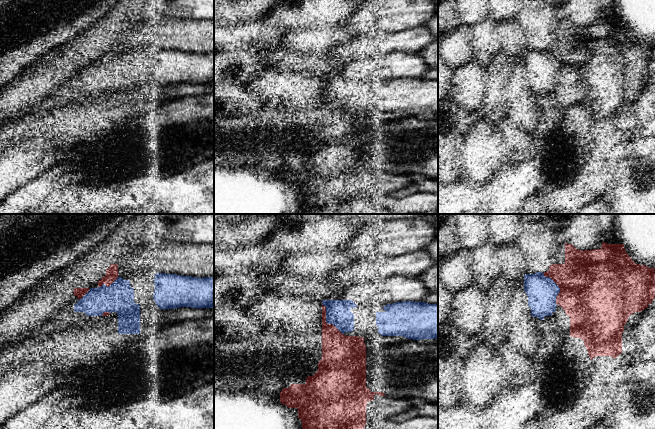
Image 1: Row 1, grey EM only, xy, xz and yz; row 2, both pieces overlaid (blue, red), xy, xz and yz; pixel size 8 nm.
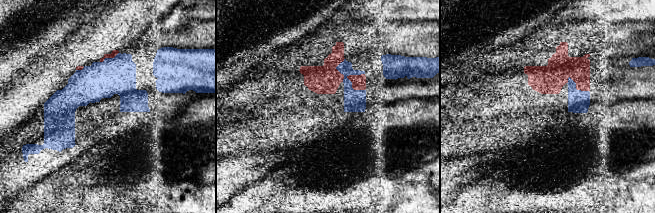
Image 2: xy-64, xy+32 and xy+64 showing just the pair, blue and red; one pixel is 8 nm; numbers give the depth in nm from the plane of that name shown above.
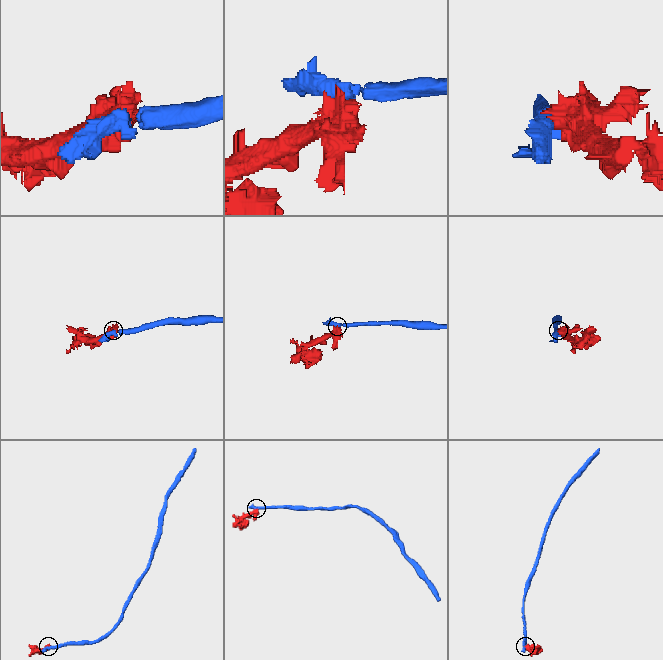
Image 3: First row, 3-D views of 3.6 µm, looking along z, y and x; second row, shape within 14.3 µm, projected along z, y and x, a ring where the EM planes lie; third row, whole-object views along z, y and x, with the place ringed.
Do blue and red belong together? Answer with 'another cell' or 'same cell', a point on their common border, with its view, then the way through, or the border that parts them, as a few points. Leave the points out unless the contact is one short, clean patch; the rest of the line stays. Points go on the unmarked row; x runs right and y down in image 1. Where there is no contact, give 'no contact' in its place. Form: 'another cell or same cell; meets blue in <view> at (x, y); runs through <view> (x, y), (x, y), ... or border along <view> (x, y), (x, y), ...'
another cell; meets blue in xz at (326, 97)

